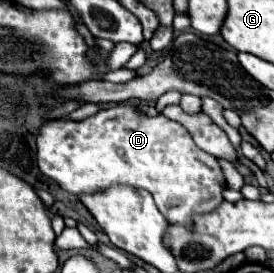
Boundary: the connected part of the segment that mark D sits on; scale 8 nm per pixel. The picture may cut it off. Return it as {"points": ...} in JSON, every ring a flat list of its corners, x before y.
{"points":[[113,105,83,121,59,119,45,123,37,135,37,165,43,175,51,177,59,187,75,195,87,195,95,191,103,193,113,185,147,189,163,217,173,225,191,227,195,215,211,213,223,203,221,191,225,189,225,177,219,159,199,149,191,133,179,121,167,119,165,115,139,117,131,105]]}

